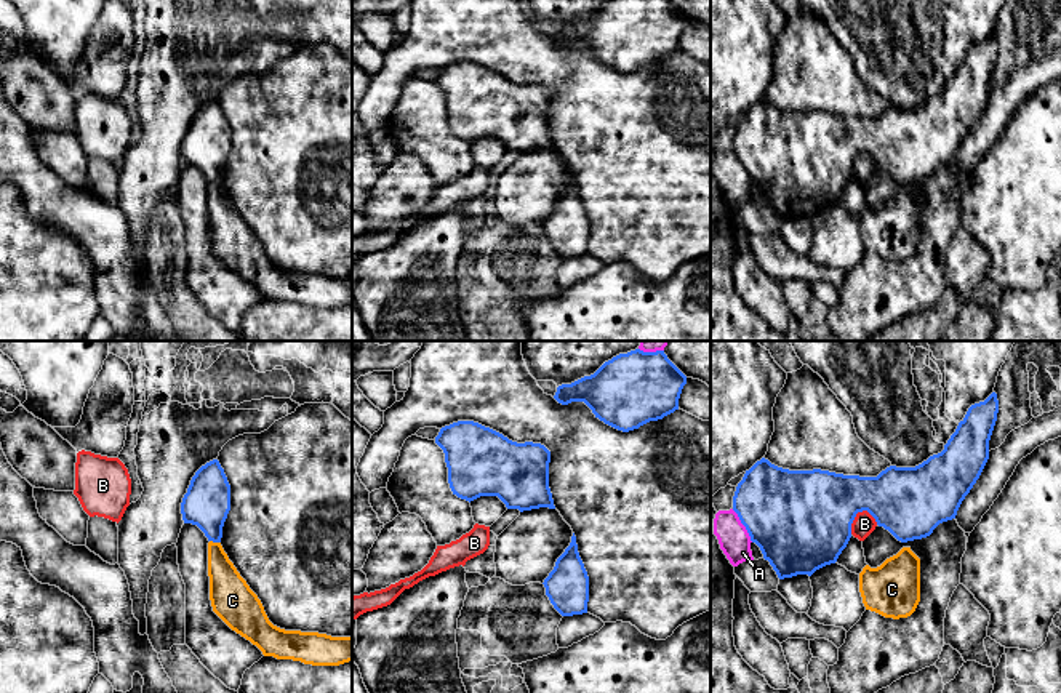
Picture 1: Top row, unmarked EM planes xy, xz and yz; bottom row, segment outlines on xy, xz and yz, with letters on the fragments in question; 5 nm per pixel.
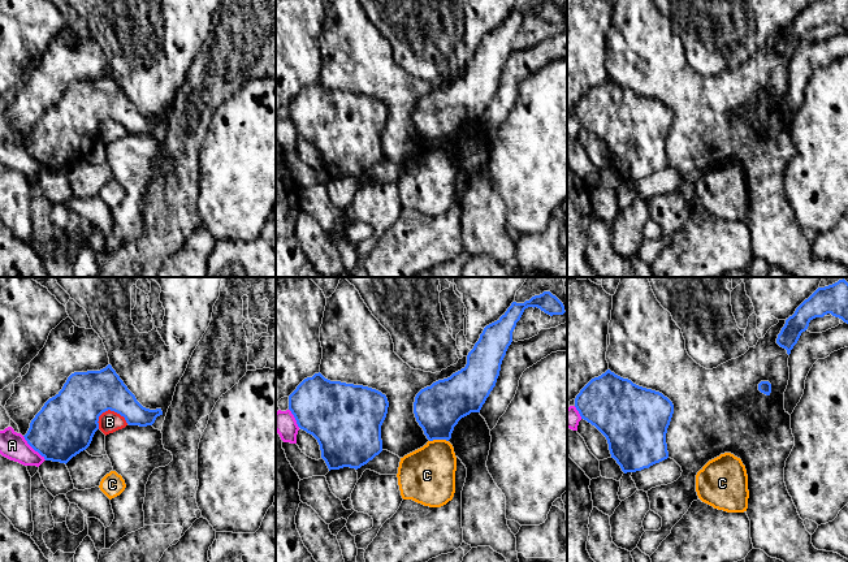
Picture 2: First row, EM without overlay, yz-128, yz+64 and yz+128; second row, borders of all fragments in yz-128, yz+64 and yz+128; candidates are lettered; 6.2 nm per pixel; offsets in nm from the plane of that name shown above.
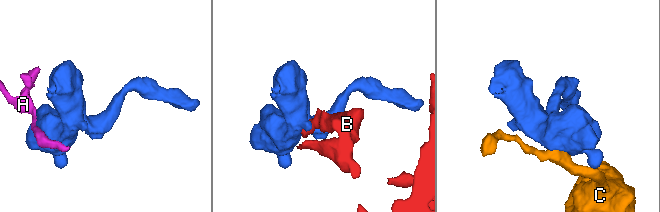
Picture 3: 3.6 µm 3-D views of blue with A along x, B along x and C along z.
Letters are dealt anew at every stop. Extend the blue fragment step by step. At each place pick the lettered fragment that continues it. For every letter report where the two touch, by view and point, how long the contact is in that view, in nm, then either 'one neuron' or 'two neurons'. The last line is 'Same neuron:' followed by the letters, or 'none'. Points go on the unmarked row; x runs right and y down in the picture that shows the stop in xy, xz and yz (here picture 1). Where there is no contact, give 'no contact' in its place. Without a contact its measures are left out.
A: yz (743, 165) | 200 nm | two neurons
B: yz (856, 154) | 160 nm | two neurons
C: xy (215, 183) | 60 nm | two neurons
Same neuron: none

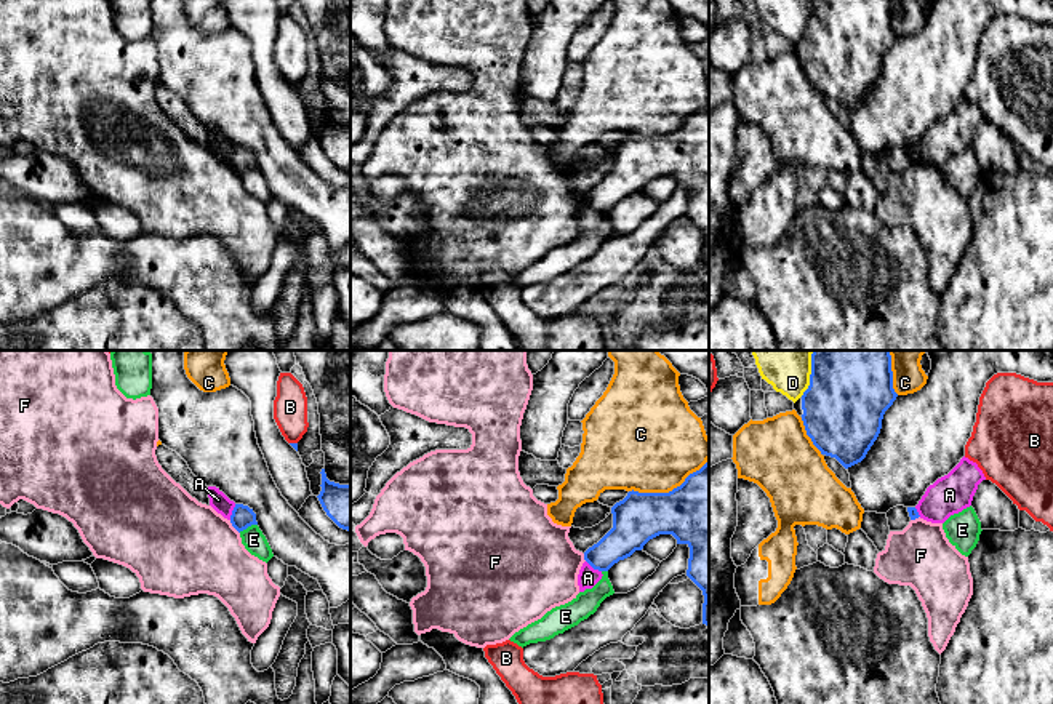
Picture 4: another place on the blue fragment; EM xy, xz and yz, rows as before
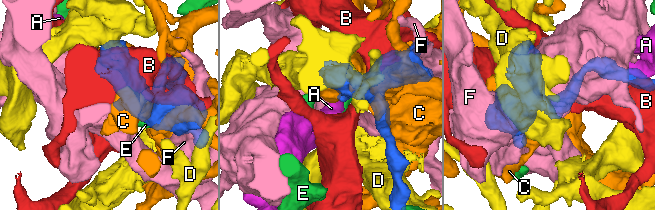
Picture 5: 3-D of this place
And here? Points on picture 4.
A: xy (232, 154) | 90 nm | two neurons
B: xy (293, 85) | 40 nm | two neurons
C: xz (669, 133) | 440 nm | two neurons
D: yz (810, 20) | 200 nm | two neurons
E: xy (247, 168) | 100 nm | two neurons
F: xy (232, 167) | 90 nm | two neurons
Same neuron: none

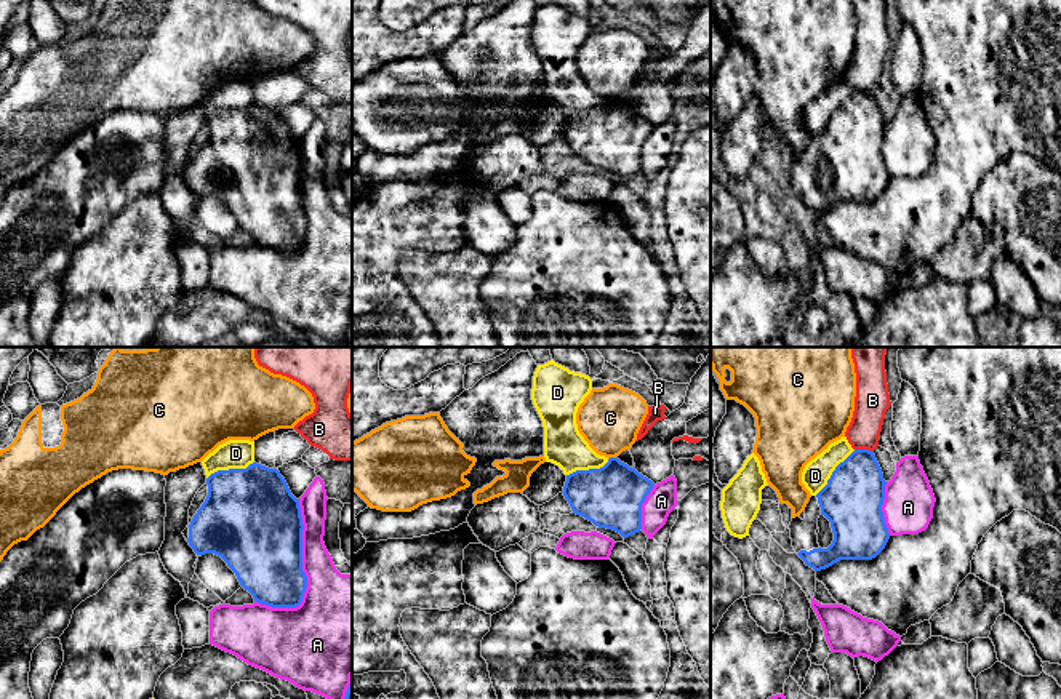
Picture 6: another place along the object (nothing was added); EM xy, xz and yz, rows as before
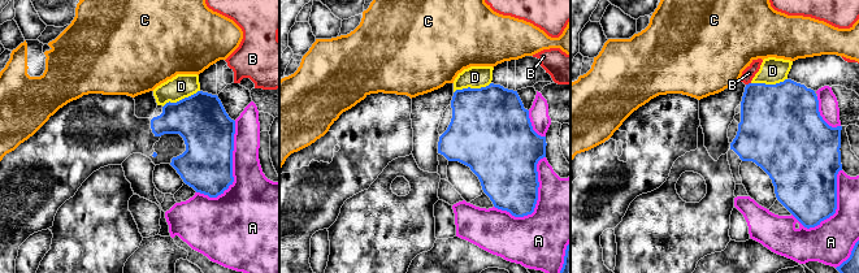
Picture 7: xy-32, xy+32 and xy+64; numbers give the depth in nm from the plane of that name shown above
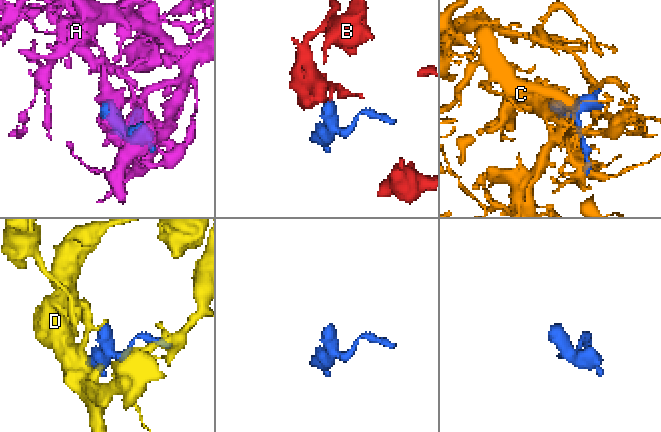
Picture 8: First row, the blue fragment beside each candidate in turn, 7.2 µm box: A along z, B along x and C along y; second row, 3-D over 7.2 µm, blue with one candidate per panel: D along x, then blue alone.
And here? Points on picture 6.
A: xy (303, 213) | 550 nm | two neurons
B: yz (864, 91) | 100 nm | two neurons
C: xz (612, 99) | 40 nm | two neurons
D: xy (229, 111) | 260 nm | two neurons
Same neuron: none

